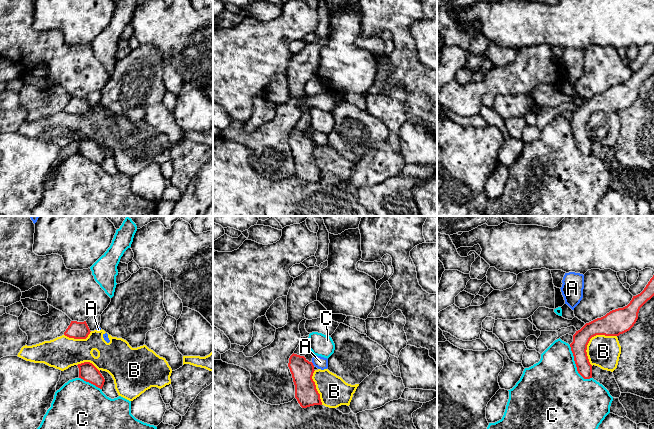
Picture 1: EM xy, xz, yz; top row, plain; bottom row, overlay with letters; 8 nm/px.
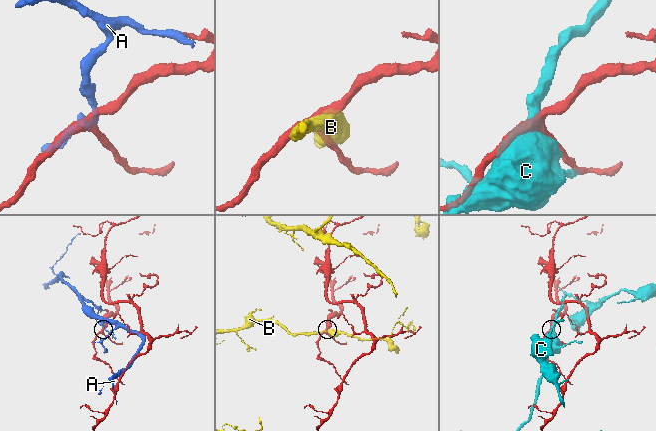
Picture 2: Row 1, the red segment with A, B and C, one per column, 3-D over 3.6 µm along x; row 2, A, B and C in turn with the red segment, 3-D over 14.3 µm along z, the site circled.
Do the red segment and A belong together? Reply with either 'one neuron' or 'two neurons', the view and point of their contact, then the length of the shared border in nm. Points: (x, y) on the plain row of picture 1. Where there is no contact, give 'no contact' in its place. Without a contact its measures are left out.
two neurons; meets red in xz at (312, 140); contact 40 nm long

